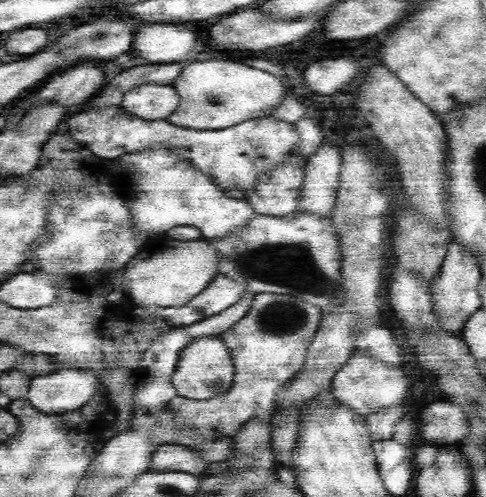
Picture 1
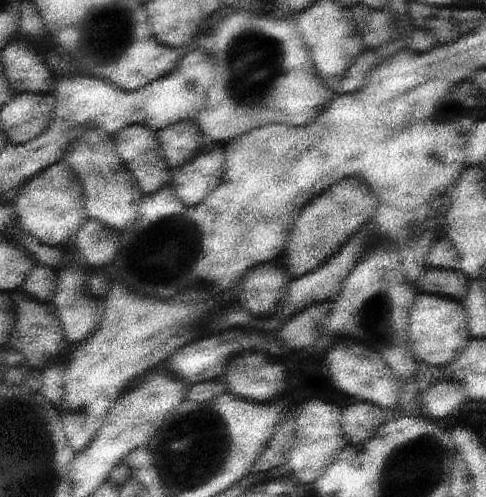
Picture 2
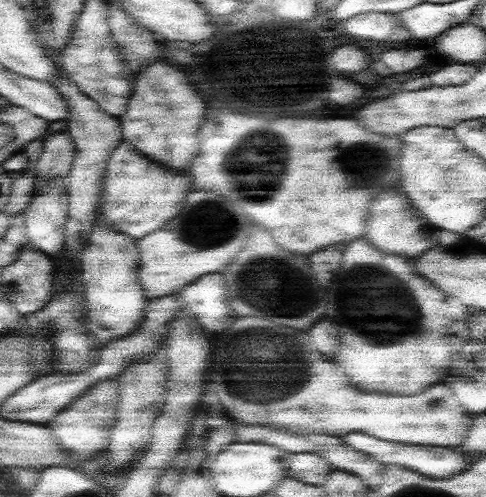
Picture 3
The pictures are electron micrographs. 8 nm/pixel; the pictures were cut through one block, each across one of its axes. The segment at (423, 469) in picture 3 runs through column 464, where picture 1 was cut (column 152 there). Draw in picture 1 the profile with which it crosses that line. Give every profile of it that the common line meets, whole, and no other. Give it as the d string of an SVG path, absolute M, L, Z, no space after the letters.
M158 446L152 454L150 470L154 472L190 472L198 478L206 470L206 462L184 446Z

